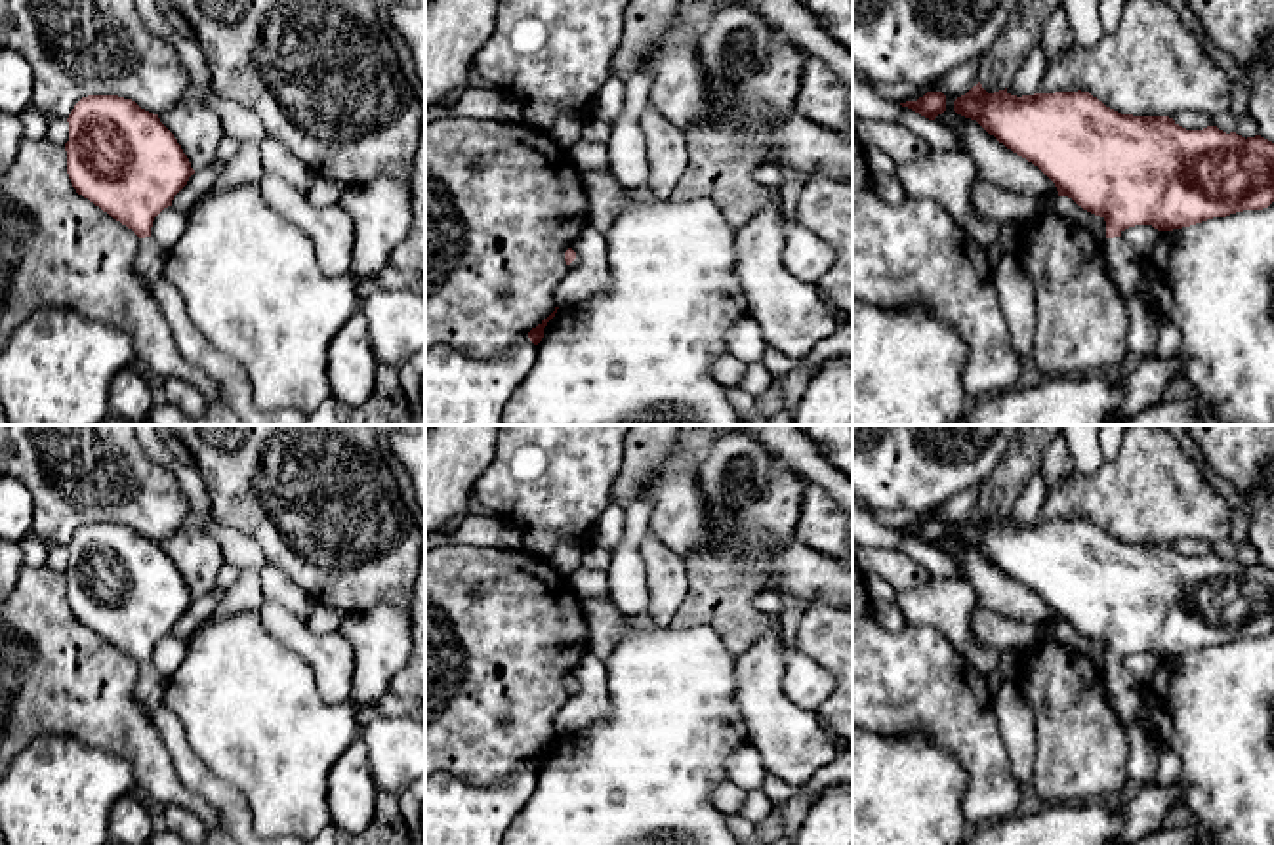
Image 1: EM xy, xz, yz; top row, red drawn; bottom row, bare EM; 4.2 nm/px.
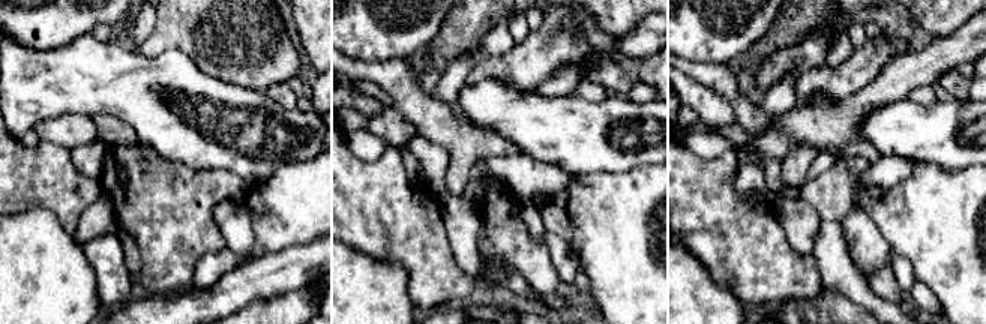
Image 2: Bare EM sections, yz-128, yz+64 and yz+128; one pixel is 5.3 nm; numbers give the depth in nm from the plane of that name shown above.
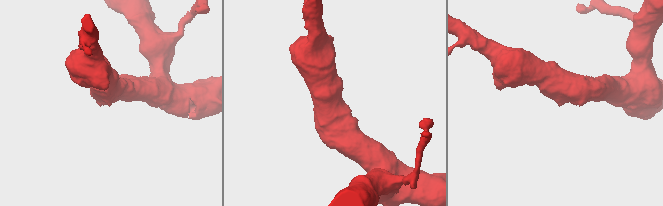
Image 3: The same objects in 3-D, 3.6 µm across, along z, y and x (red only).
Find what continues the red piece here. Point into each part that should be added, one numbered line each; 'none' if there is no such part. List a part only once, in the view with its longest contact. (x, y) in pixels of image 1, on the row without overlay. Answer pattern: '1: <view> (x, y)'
1: yz (1126, 693)

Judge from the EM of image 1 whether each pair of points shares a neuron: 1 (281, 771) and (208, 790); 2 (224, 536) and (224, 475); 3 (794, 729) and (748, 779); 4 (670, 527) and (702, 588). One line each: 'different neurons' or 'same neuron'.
1: different neurons
2: different neurons
3: different neurons
4: different neurons

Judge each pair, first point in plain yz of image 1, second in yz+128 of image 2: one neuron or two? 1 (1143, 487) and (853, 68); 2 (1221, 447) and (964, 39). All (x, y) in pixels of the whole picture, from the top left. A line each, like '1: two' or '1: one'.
1: one
2: two

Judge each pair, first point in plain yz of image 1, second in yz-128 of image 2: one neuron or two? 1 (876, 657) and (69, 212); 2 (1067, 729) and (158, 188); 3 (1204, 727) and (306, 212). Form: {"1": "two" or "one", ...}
{"1": "one", "2": "one", "3": "one"}

